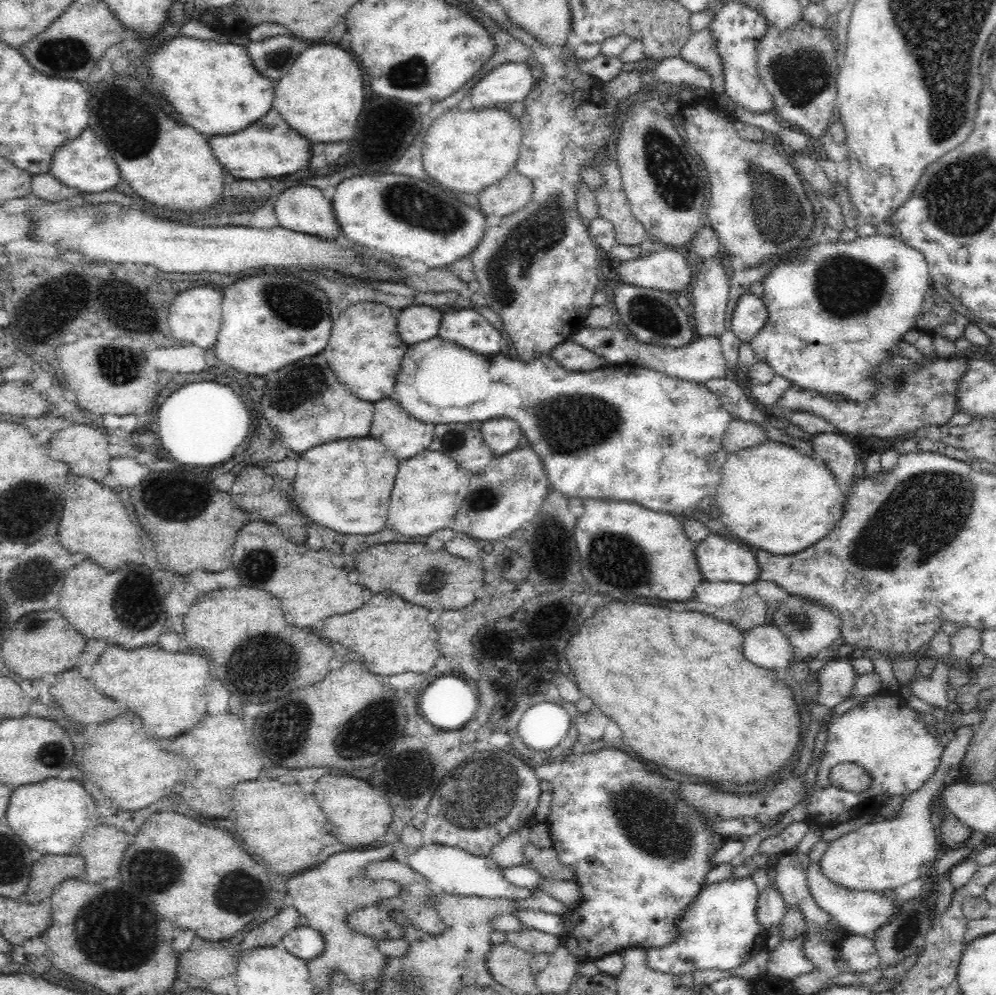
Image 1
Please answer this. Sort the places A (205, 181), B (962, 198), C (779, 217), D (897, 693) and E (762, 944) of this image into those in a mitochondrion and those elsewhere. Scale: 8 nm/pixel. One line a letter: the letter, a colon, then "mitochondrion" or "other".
A: other
B: mitochondrion
C: mitochondrion
D: other
E: other

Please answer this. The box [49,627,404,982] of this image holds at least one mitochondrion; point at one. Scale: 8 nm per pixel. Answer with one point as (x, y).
(104, 954)

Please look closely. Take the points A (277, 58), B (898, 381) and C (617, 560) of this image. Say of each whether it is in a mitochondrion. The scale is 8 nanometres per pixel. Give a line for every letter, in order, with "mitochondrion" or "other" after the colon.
A: mitochondrion
B: mitochondrion
C: mitochondrion

